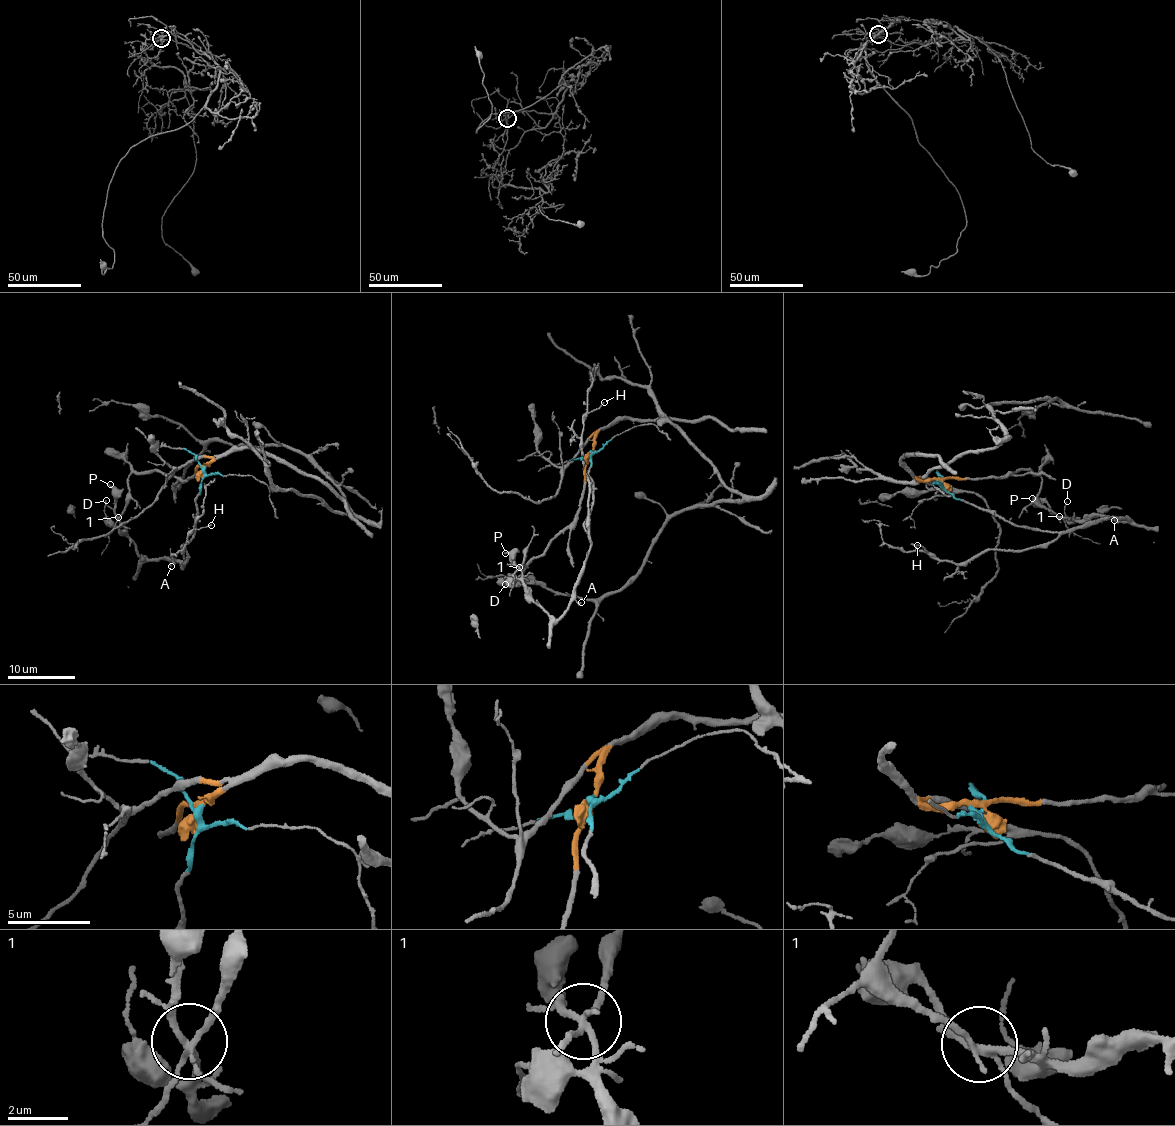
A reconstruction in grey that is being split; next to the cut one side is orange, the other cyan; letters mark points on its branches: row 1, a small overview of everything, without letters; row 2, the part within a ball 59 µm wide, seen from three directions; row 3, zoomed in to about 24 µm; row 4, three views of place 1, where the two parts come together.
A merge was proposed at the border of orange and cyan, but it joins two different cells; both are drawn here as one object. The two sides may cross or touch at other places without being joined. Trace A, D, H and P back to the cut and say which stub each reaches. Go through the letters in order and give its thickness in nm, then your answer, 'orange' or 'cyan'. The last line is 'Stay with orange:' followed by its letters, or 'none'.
A: 160 nm | cyan
D: 110 nm | cyan
H: 110 nm | cyan
P: 280 nm | cyan
Stay with orange: none

